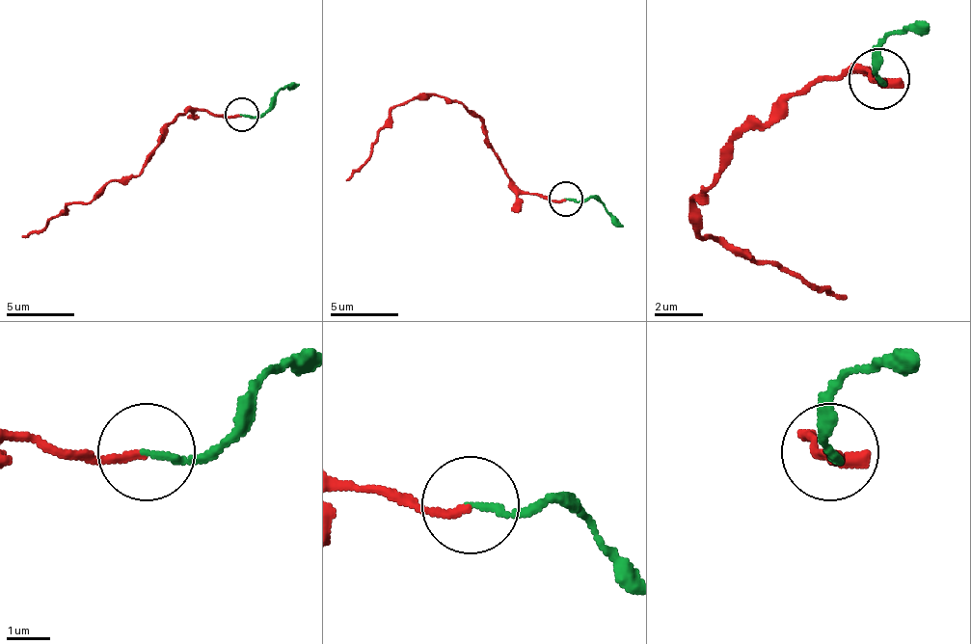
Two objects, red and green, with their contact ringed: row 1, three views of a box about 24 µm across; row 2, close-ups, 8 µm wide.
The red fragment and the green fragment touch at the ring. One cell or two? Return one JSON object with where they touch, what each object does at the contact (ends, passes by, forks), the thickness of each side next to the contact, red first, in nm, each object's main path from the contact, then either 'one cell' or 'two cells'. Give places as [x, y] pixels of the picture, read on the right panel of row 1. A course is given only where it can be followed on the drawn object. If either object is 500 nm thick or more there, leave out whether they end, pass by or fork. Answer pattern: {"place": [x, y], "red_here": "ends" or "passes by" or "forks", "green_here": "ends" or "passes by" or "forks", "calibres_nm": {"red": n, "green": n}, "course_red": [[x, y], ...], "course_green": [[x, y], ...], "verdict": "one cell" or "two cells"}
{"place": [878, 79], "red_here": "ends", "green_here": "ends", "calibres_nm": {"red": 160, "green": 150}, "course_red": [[877, 77], [883, 83], [865, 71], [828, 77], [742, 132], [694, 200], [700, 236], [797, 273], [847, 297]], "course_green": [[877, 77], [883, 83], [877, 46], [926, 22]], "verdict": "one cell"}

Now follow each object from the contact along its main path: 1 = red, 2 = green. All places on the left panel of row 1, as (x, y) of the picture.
1: (239, 114), (226, 117), (198, 110), (181, 114), (137, 174), (117, 181), (89, 202), (75, 202), (21, 236)
2: (242, 114), (259, 117), (273, 96), (300, 83)

